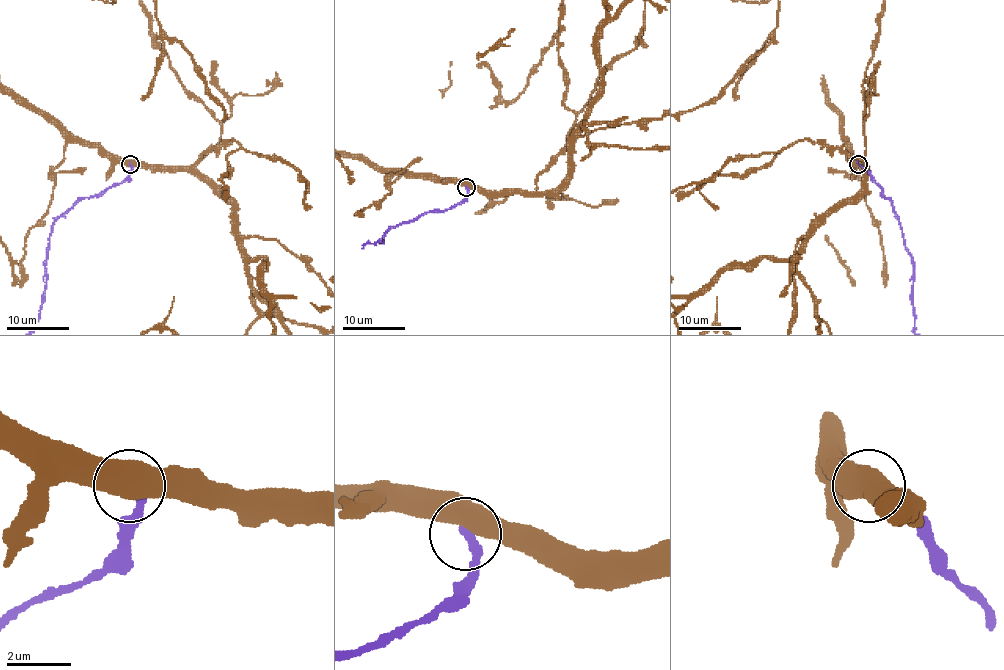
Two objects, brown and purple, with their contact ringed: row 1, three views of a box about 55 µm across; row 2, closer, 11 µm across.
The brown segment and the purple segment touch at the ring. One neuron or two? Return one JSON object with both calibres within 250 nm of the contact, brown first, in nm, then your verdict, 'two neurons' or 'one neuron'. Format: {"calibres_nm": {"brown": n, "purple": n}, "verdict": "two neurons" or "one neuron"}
{"calibres_nm": {"brown": 550, "purple": 320}, "verdict": "two neurons"}

